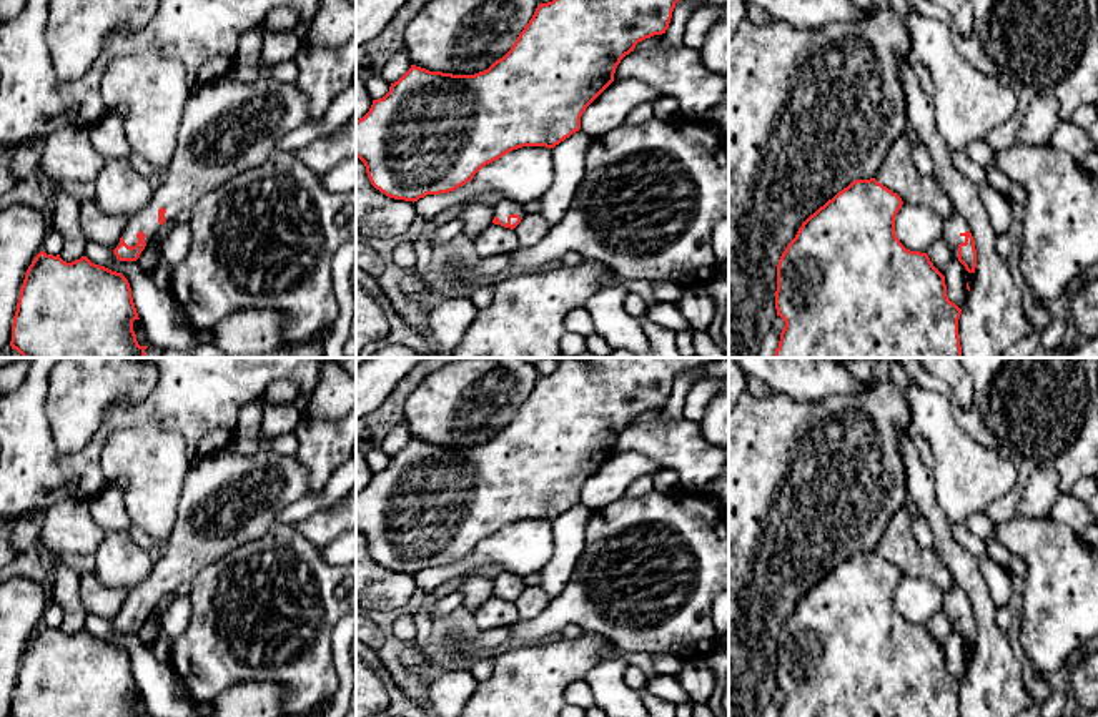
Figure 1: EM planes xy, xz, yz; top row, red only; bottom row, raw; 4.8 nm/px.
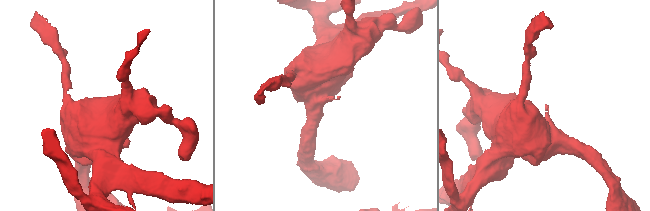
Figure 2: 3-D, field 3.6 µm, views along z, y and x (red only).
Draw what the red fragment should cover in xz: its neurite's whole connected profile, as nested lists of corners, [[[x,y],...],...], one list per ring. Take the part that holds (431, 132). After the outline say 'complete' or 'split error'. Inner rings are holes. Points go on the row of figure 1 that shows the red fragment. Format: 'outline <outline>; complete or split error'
outline [[[552,0],[539,3],[532,18],[519,33],[511,50],[484,72],[474,75],[453,75],[429,72],[411,65],[411,68],[398,82],[391,83],[389,91],[383,98],[373,100],[369,111],[363,118],[356,120],[356,156],[364,163],[371,185],[389,198],[414,203],[426,195],[441,195],[458,190],[471,181],[482,166],[499,160],[512,150],[522,146],[554,148],[581,130],[582,113],[614,82],[614,73],[621,60],[634,52],[639,42],[665,33],[677,2],[679,0]]]; complete

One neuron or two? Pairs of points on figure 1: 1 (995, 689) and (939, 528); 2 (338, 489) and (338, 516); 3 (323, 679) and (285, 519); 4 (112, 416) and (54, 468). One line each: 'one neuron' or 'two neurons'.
1: one neuron
2: two neurons
3: two neurons
4: one neuron

